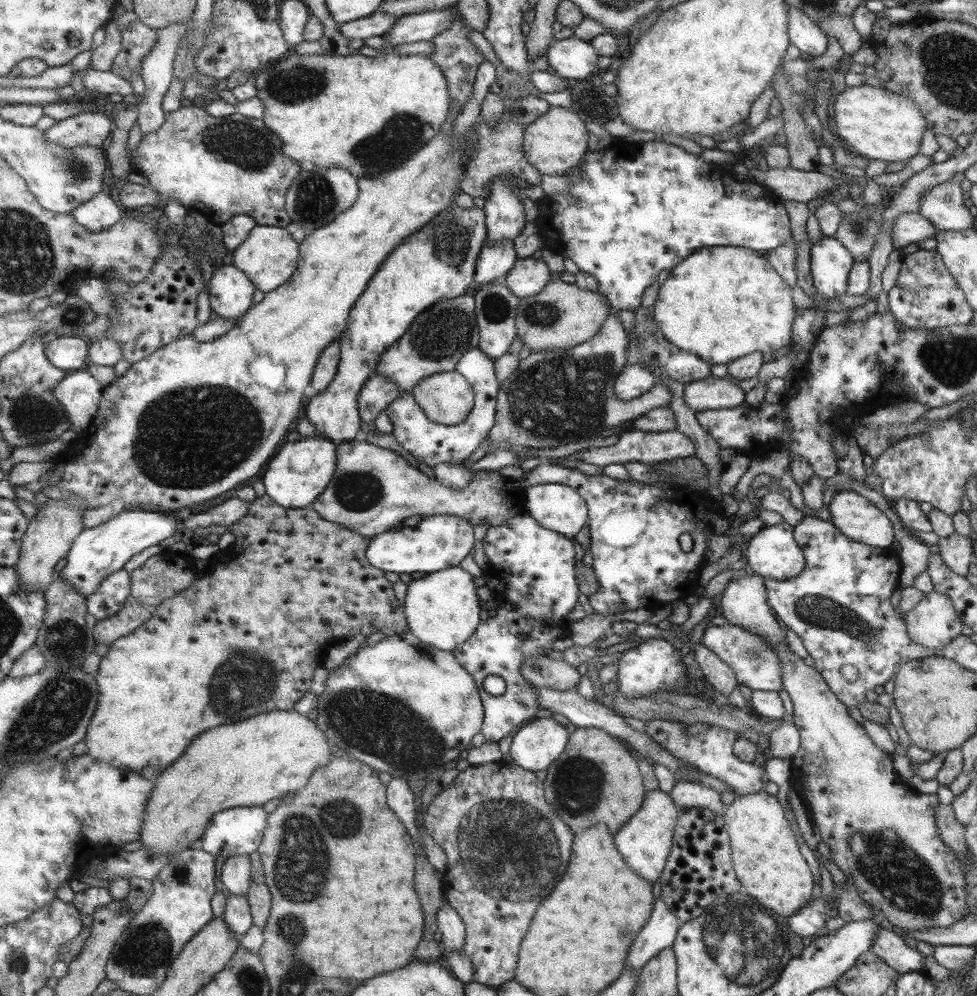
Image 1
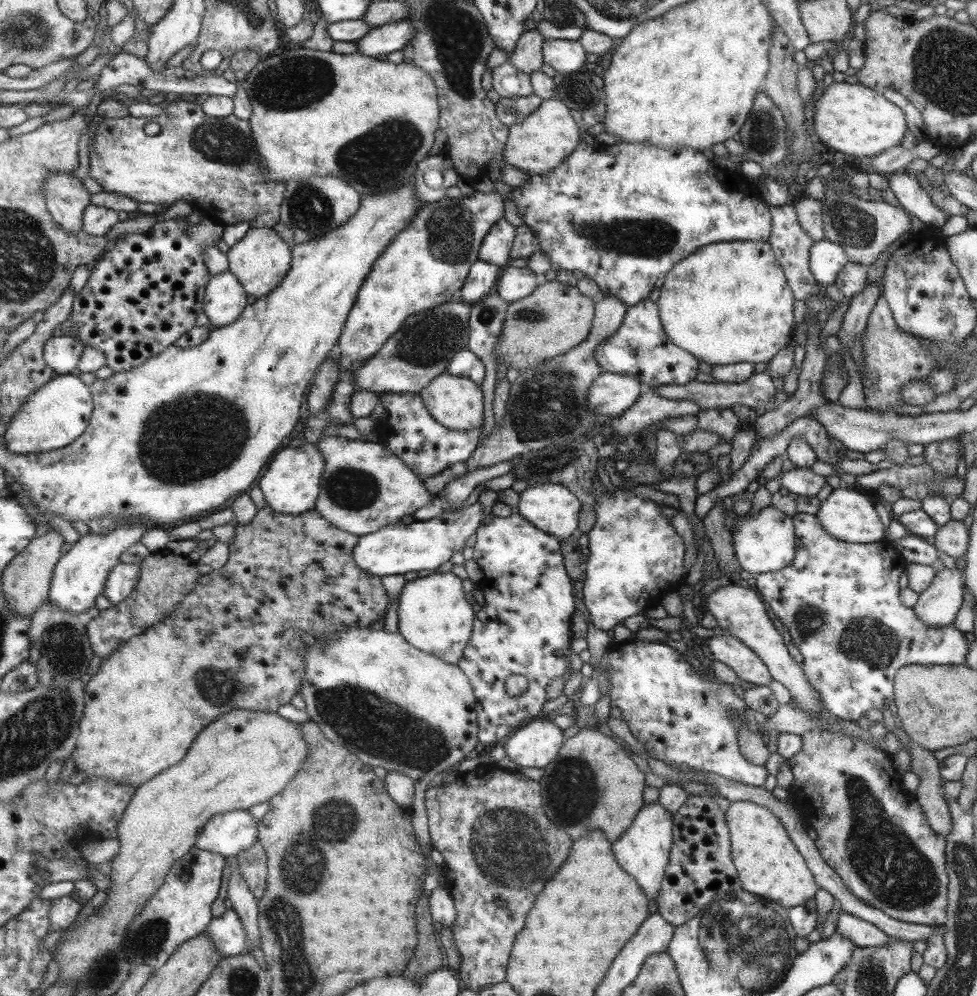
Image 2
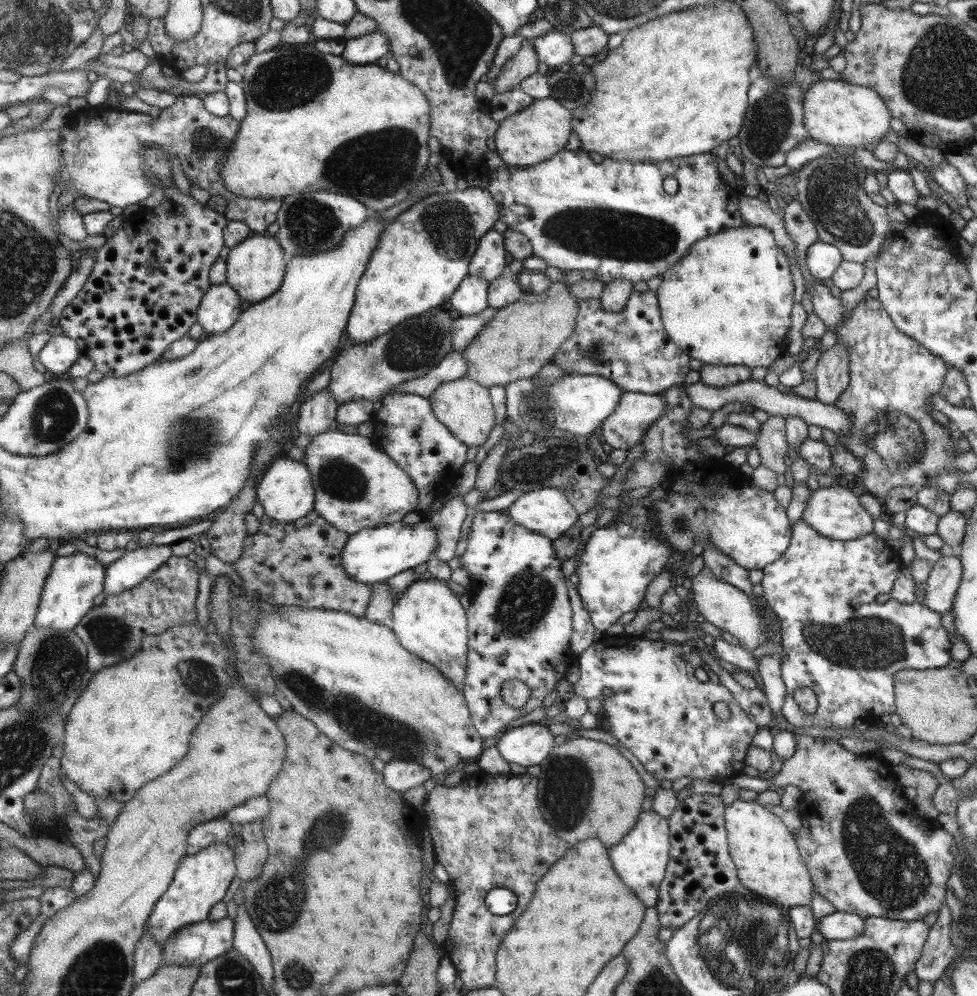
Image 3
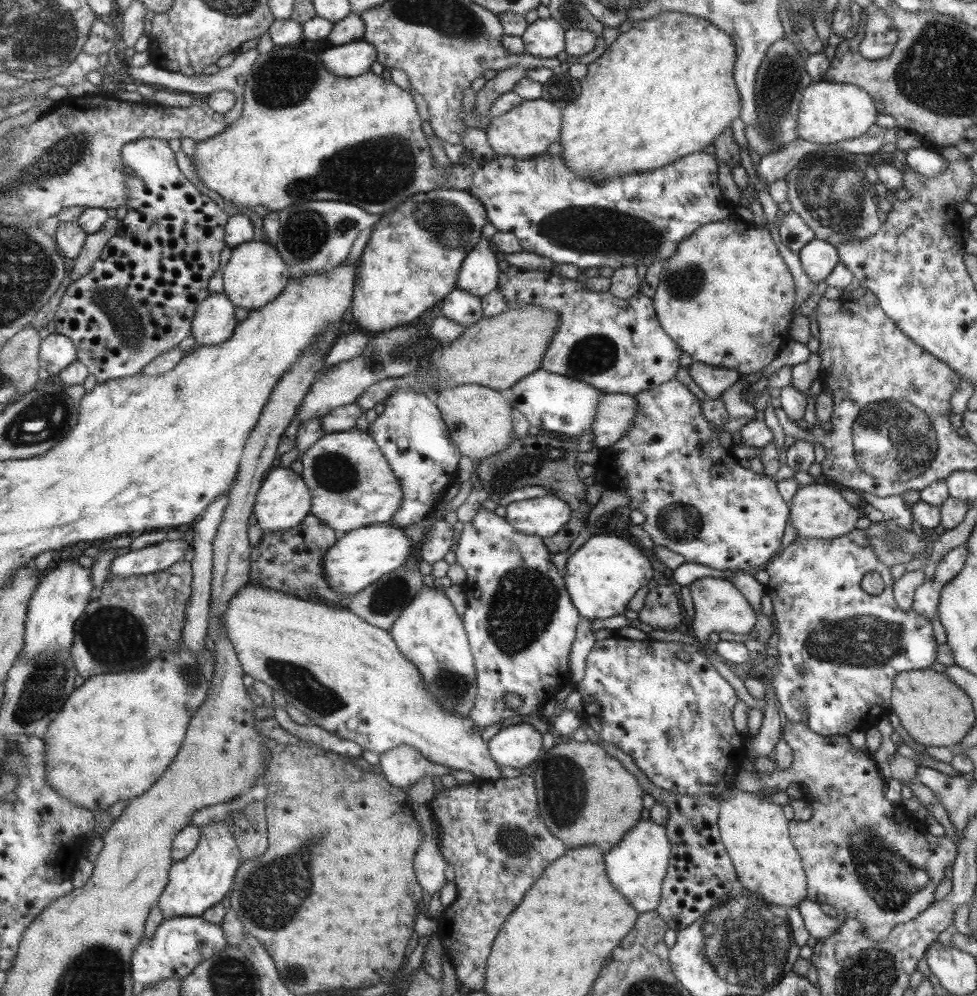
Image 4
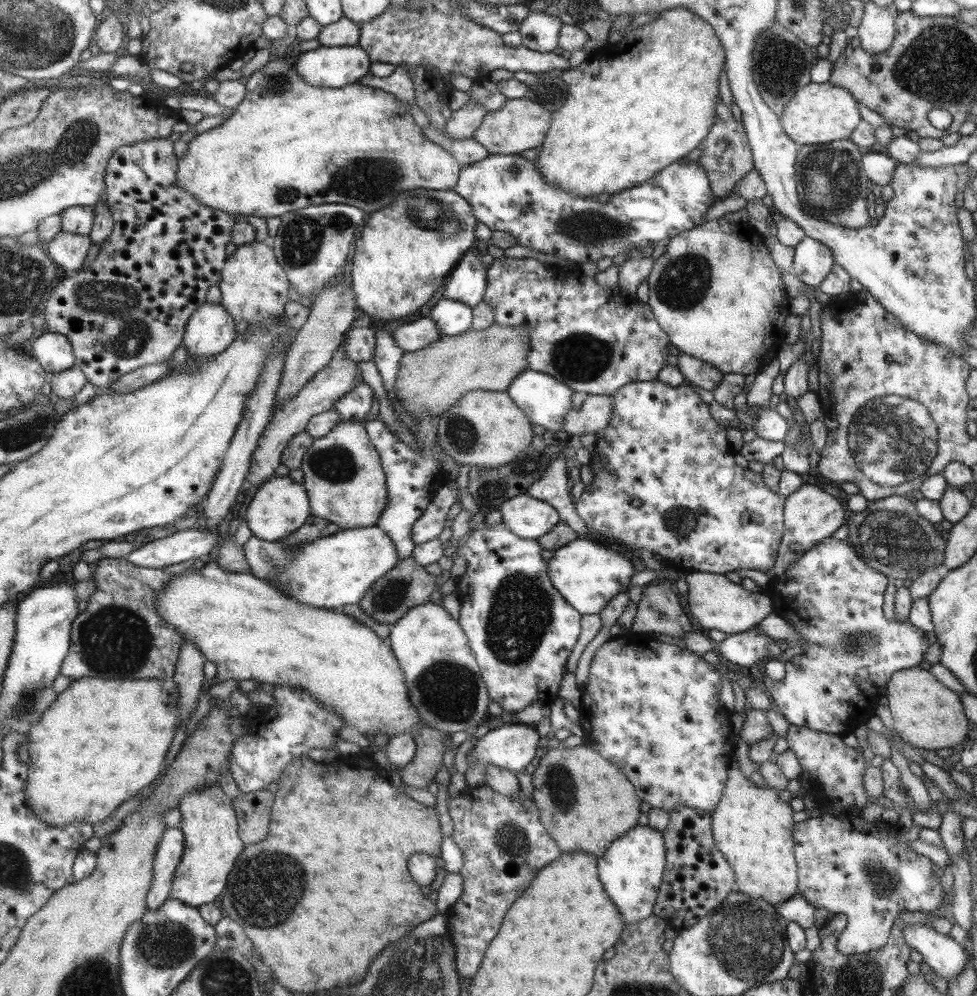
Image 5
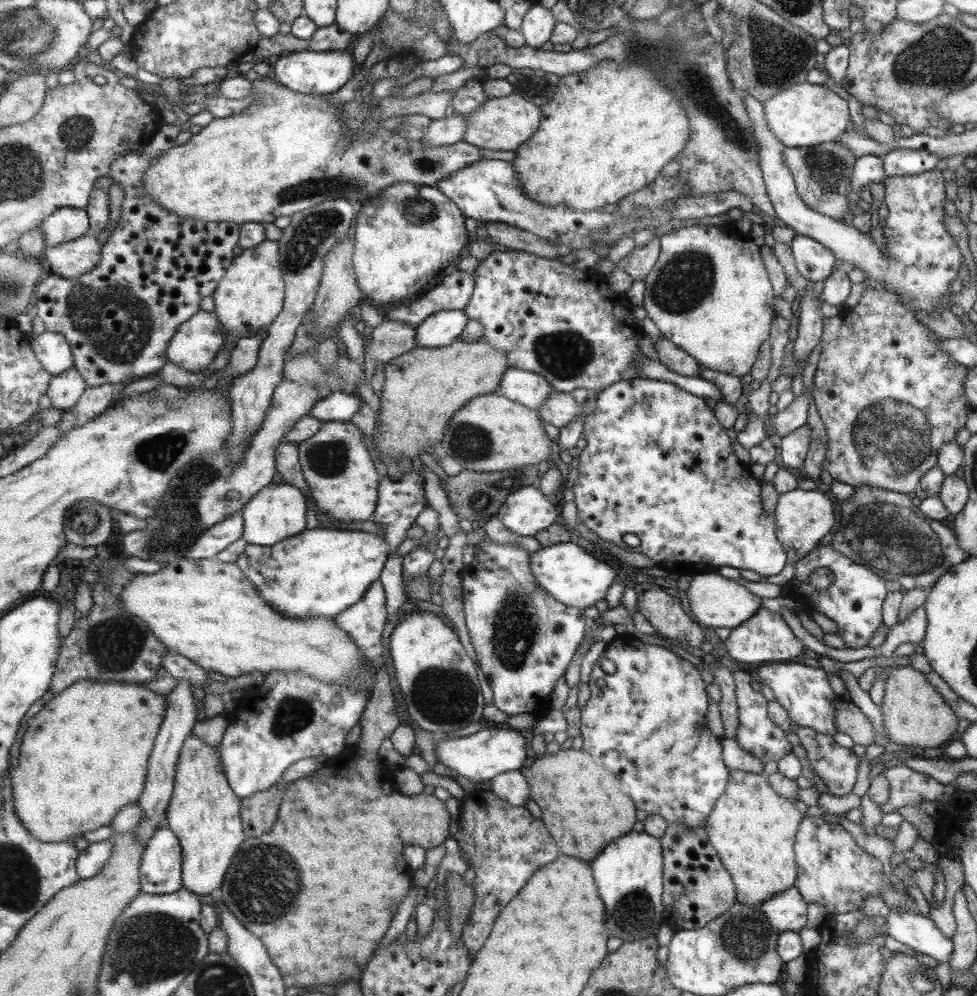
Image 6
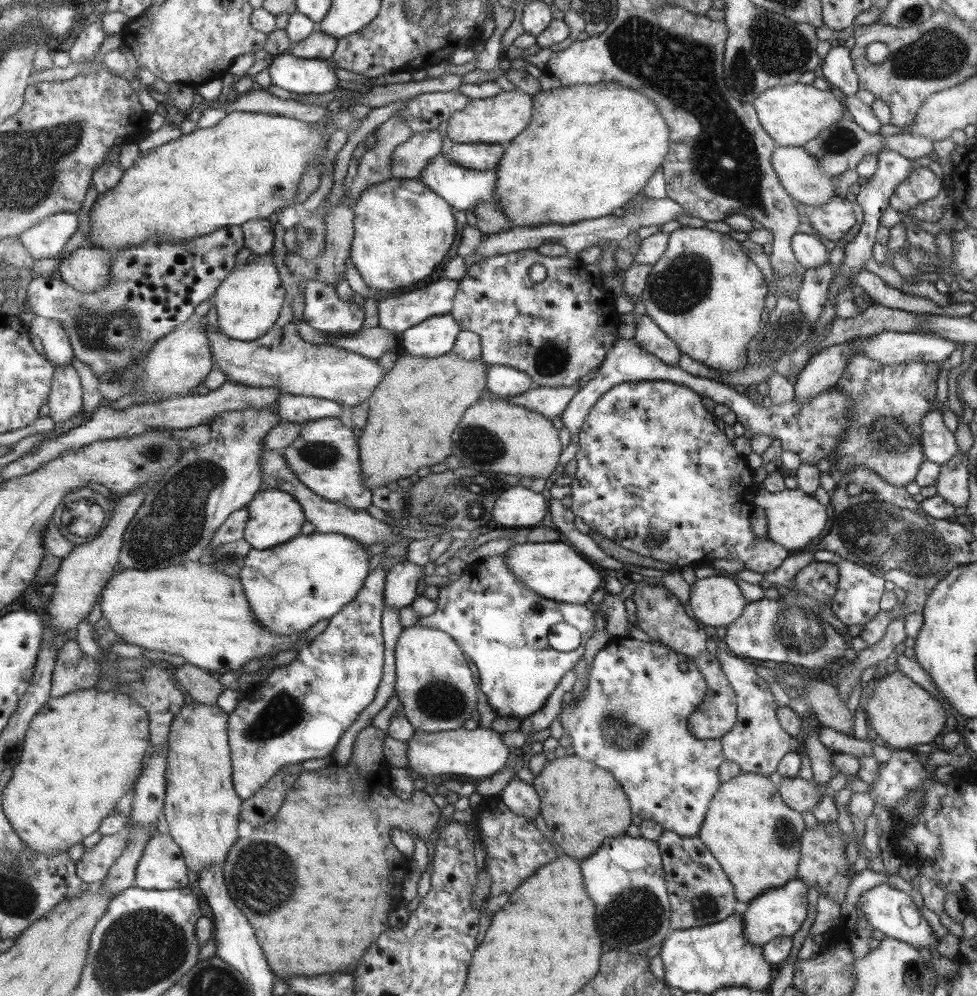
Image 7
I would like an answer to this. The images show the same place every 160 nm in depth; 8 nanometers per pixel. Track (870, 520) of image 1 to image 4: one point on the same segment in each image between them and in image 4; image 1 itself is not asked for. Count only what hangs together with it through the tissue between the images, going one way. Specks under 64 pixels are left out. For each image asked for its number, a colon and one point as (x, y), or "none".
2: (847, 516)
3: (834, 512)
4: (816, 511)

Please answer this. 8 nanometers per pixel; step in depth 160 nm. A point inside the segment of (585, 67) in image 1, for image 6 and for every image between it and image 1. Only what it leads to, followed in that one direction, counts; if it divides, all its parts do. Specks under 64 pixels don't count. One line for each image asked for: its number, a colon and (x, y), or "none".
2: (564, 56)
3: (553, 48)
4: (544, 38)
5: (539, 32)
6: (537, 24)

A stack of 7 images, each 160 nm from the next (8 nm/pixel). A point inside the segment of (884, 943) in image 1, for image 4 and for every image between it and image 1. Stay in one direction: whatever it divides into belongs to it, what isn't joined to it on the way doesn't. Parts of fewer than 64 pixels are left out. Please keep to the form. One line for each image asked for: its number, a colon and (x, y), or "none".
2: (862, 934)
3: (837, 925)
4: (818, 925)

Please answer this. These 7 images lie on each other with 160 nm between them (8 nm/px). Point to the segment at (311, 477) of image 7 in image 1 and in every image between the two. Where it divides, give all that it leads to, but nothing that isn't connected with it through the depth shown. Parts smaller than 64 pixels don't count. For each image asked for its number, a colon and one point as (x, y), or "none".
1: (372, 490)
2: (364, 487)
3: (356, 485)
4: (351, 484)
5: (345, 484)
6: (342, 479)

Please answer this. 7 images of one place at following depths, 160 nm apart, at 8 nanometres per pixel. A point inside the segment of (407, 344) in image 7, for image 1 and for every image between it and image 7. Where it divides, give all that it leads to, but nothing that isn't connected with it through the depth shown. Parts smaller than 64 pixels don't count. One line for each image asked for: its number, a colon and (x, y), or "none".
1: (496, 258)
2: (482, 277)
3: (470, 297)
4: (462, 307)
5: (451, 317)
6: (440, 329)

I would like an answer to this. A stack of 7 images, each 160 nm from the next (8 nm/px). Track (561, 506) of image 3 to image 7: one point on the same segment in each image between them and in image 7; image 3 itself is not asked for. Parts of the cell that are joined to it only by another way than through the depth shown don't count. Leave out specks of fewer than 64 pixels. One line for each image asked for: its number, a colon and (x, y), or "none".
4: (543, 516)
5: (527, 517)
6: (526, 512)
7: (515, 508)

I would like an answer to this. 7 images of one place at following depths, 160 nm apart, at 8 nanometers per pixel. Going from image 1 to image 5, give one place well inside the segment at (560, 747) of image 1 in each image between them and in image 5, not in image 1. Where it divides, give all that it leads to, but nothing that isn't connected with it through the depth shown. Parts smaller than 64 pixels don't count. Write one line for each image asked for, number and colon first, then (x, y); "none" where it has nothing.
2: (533, 746)
3: (526, 745)
4: (516, 745)
5: (511, 748)

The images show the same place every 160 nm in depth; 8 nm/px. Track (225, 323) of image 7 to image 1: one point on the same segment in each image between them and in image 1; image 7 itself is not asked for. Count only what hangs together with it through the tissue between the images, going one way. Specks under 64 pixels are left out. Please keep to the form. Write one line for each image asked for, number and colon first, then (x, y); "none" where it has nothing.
1: (269, 256)
2: (261, 261)
3: (257, 267)
4: (256, 274)
5: (255, 287)
6: (252, 296)

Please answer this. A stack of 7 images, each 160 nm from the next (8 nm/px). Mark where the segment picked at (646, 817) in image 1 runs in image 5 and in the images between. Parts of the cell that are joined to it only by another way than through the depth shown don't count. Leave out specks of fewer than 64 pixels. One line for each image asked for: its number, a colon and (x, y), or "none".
2: (641, 851)
3: (641, 858)
4: (637, 864)
5: (631, 868)

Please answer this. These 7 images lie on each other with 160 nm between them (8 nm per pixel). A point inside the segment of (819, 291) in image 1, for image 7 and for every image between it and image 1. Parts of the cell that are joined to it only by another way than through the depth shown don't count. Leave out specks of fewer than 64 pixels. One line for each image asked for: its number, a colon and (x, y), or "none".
2: (825, 259)
3: (822, 259)
4: (818, 258)
5: (812, 261)
6: (813, 261)
7: (809, 250)

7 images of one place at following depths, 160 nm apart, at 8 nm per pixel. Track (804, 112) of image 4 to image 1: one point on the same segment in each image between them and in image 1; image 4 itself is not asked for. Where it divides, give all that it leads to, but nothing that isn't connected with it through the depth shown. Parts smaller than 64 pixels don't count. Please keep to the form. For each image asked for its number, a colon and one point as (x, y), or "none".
1: (873, 123)
2: (852, 119)
3: (836, 113)

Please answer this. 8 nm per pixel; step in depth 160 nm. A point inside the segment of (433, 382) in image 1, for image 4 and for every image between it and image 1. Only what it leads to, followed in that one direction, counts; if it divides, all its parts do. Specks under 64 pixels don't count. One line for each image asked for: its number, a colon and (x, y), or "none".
2: (454, 402)
3: (464, 408)
4: (478, 420)

